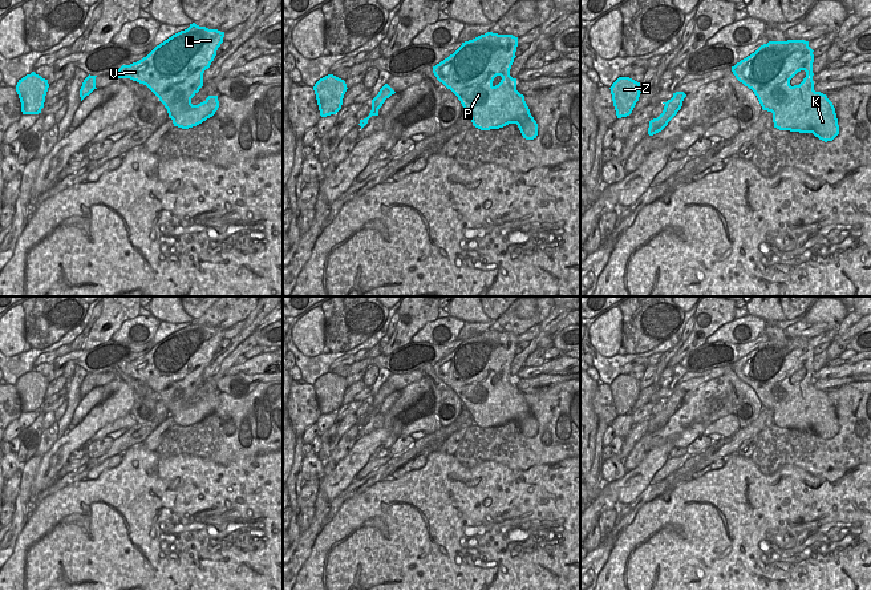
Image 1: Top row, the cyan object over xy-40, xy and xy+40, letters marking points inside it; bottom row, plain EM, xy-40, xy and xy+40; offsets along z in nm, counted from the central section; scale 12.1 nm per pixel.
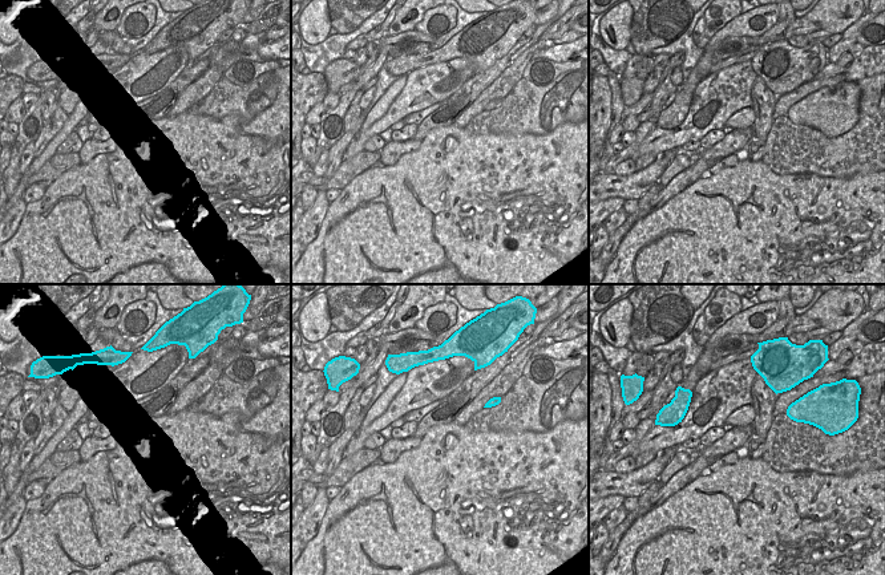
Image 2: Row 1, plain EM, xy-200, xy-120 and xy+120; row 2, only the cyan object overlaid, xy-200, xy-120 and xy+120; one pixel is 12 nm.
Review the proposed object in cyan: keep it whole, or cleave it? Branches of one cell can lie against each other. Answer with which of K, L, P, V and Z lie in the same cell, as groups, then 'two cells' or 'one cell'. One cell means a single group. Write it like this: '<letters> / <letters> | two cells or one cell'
K L P V Z | one cell

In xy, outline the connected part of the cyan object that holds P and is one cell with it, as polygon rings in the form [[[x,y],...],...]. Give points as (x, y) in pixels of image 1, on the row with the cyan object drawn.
[[[487,32],[462,43],[453,54],[433,66],[433,73],[458,97],[475,128],[490,130],[516,124],[523,138],[534,140],[538,136],[538,124],[530,113],[524,96],[516,90],[516,78],[510,76],[516,47],[518,37]]]

